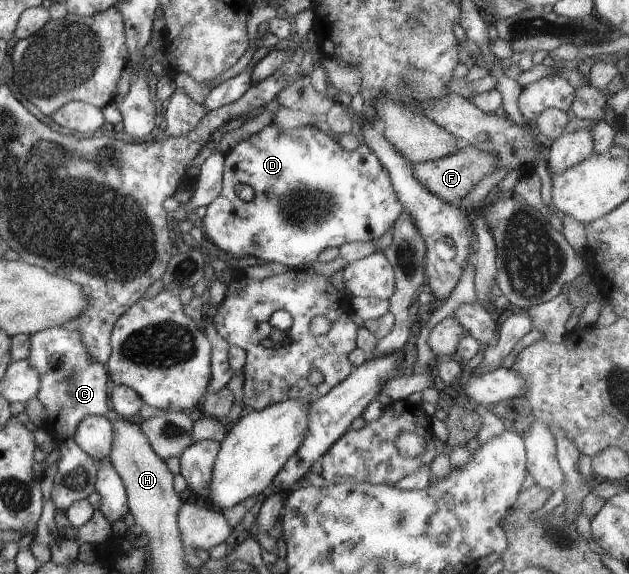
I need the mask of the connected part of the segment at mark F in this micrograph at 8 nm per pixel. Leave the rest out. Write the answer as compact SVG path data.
M466 145L464 148L458 149L455 154L448 154L433 161L416 163L412 167L415 179L421 182L422 186L427 188L427 191L455 207L459 200L472 190L472 186L482 180L486 174L490 174L496 169L495 156L482 152L472 145Z

